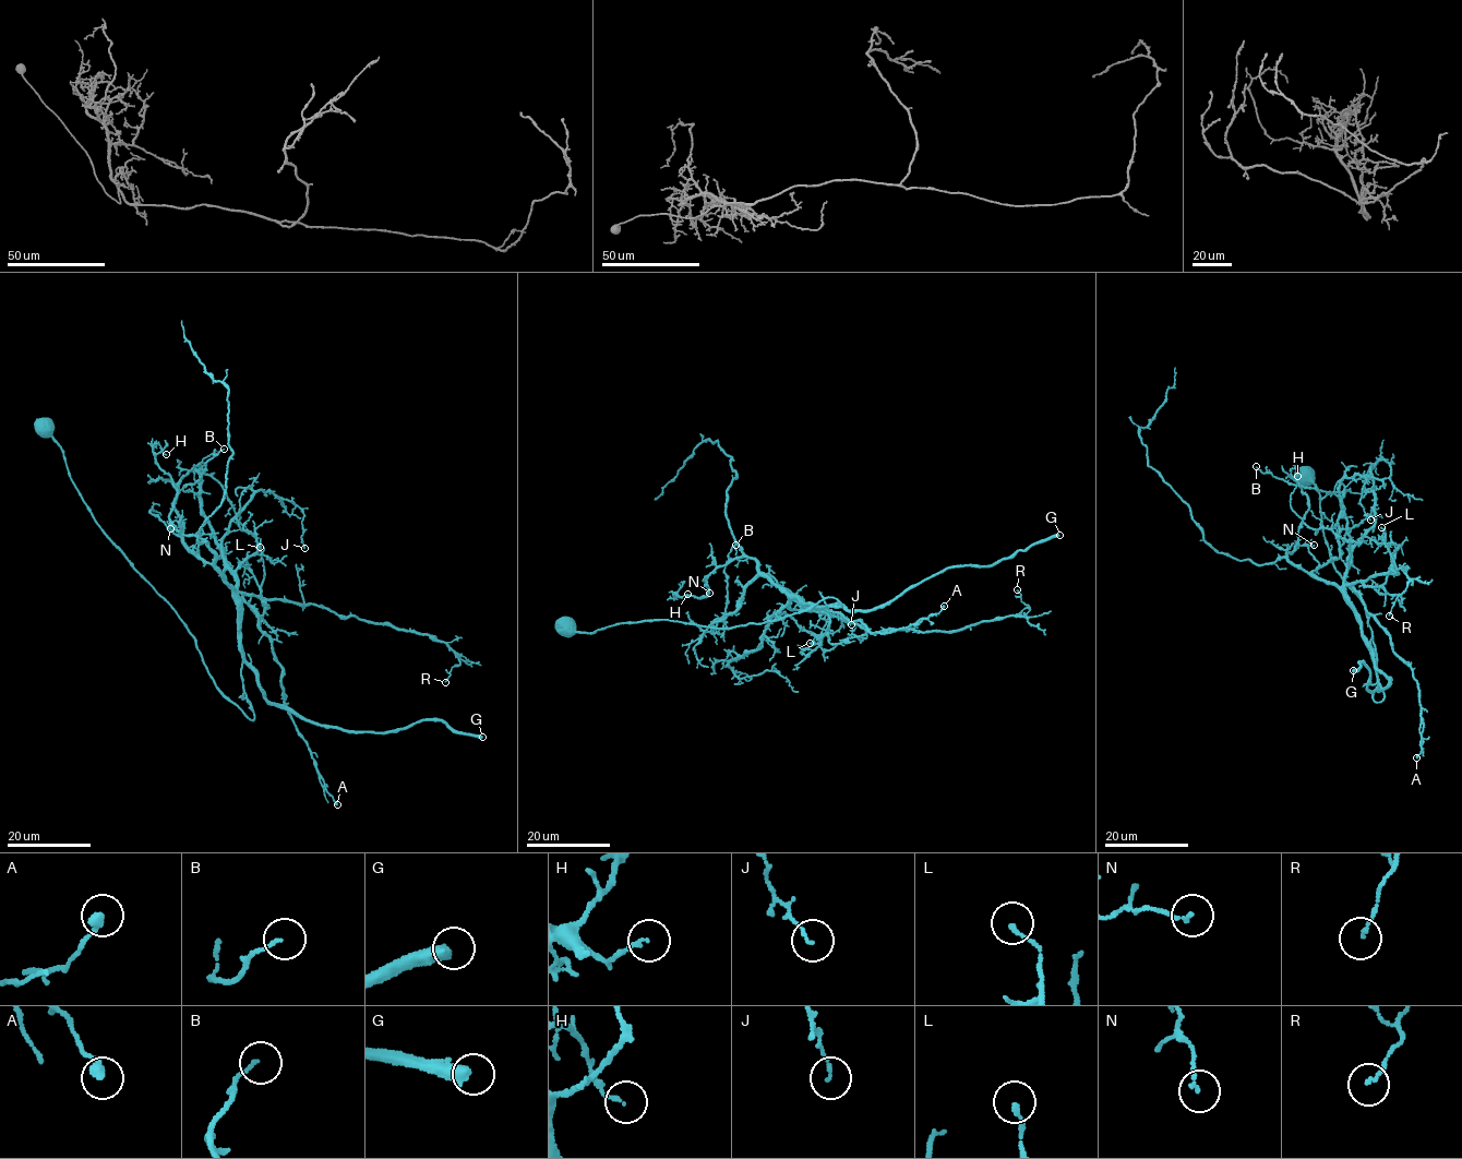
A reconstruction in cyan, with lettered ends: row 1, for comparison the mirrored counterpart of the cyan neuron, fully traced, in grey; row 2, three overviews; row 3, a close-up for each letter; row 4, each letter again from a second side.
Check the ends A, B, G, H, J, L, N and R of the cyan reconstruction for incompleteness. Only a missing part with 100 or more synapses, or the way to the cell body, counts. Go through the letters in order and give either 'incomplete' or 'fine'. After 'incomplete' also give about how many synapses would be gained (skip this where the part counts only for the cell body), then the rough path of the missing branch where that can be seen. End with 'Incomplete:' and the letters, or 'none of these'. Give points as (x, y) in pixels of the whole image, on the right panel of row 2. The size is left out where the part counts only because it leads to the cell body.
A: fine
B: fine
G: incomplete | 450 syn
H: fine
J: fine
L: fine
N: fine
R: fine
Incomplete: G

